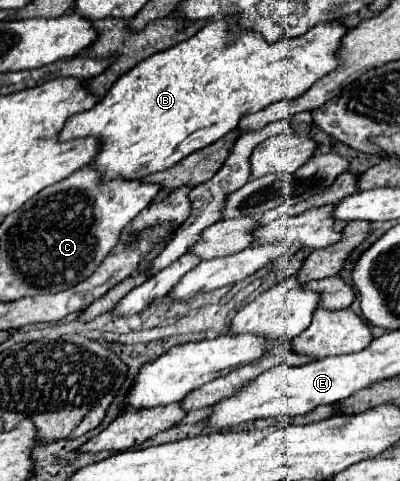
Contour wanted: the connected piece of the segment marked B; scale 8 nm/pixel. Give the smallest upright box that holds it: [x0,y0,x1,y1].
[58,18,346,180]

